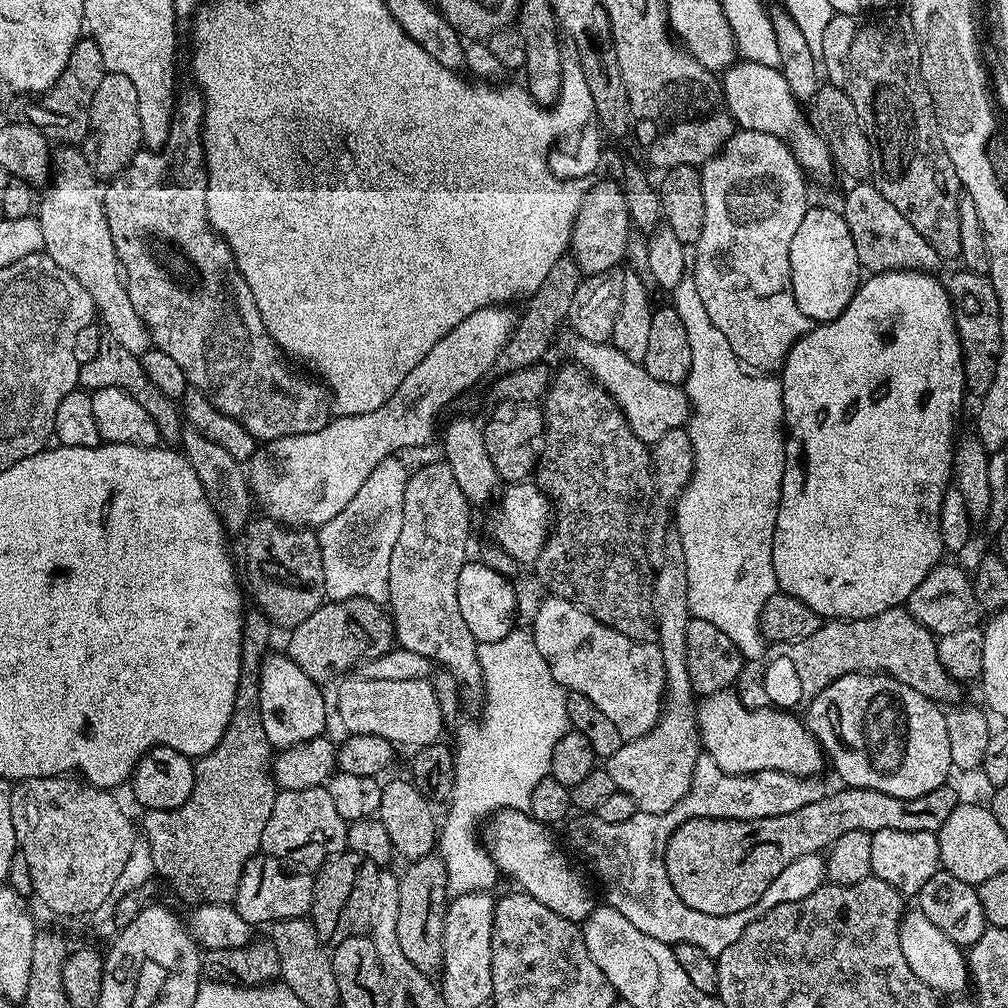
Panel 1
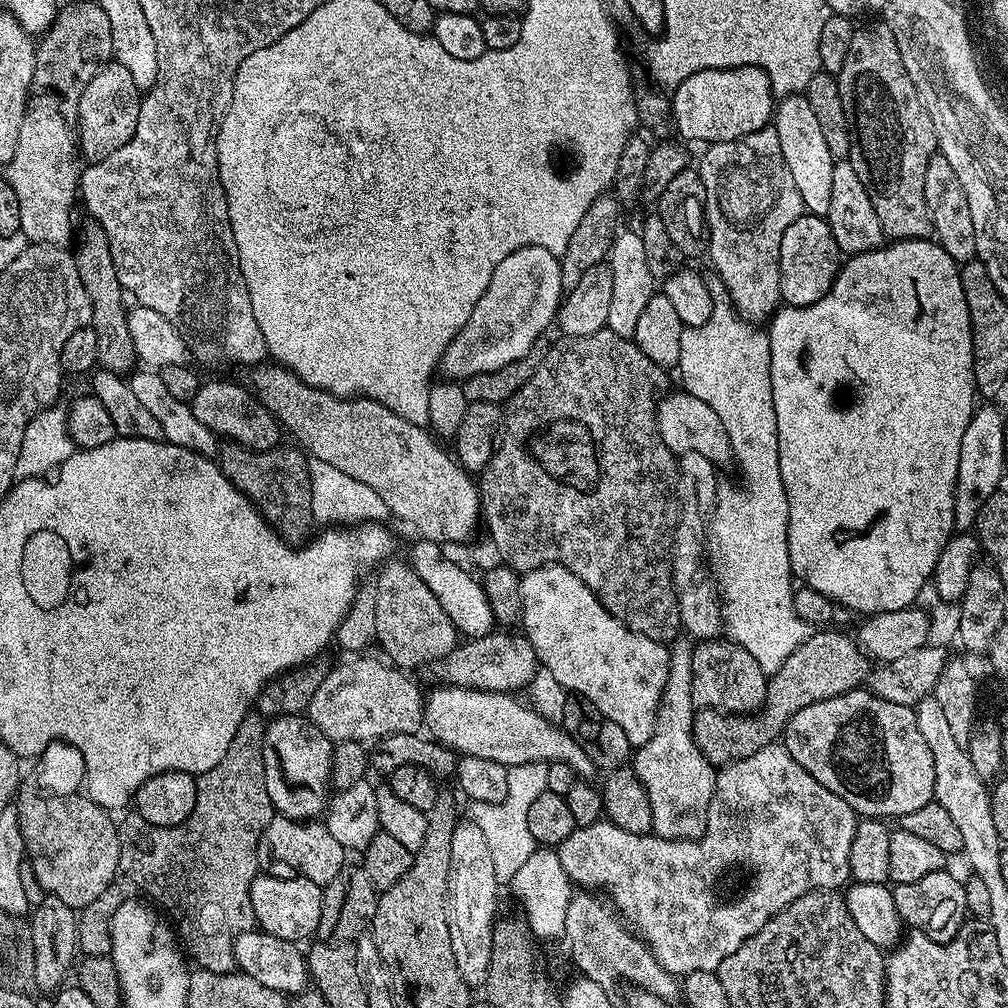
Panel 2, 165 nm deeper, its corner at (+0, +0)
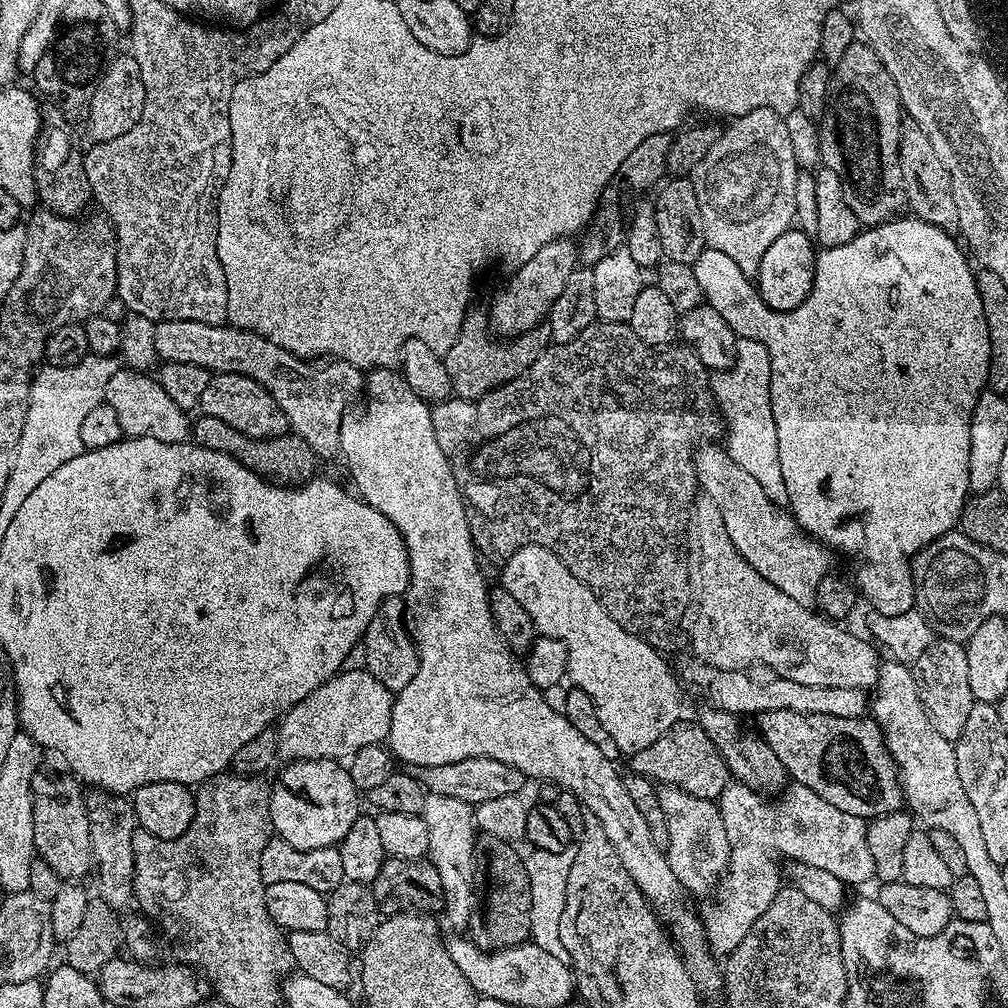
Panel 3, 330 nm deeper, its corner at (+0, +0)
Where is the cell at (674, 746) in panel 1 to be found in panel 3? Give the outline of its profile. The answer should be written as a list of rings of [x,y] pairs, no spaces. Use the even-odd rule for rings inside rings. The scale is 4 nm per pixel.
[[[671,786],[659,789],[658,802],[662,806],[662,814],[666,814],[666,855],[670,870],[674,870],[674,878],[678,878],[680,887],[687,893],[706,895],[712,887],[715,889],[721,883],[728,871],[730,858],[730,842],[726,838],[726,826],[722,822],[719,803],[706,798],[694,798],[694,794],[686,794],[686,790]]]

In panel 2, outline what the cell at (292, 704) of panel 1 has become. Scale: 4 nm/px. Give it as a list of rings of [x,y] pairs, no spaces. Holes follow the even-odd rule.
[[[307,715],[273,716],[267,721],[262,742],[262,762],[266,770],[266,794],[270,794],[273,809],[291,820],[310,820],[325,811],[330,796],[332,778],[333,741],[328,739],[318,726],[314,726]]]

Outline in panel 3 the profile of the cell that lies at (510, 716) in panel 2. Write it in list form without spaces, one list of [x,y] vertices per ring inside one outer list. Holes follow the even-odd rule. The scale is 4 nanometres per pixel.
[[[373,368],[367,373],[363,400],[361,408],[353,407],[340,421],[338,456],[344,459],[356,483],[359,499],[390,518],[398,534],[402,534],[408,551],[408,590],[402,597],[404,623],[416,646],[416,657],[420,660],[414,678],[410,678],[404,689],[395,693],[392,702],[392,721],[386,741],[391,755],[399,763],[401,760],[401,765],[413,764],[423,768],[462,762],[462,758],[494,758],[498,762],[506,762],[506,766],[516,767],[525,778],[532,779],[533,776],[536,782],[552,780],[563,791],[574,793],[584,805],[584,811],[594,814],[594,818],[602,822],[602,830],[606,830],[606,838],[614,842],[614,850],[622,866],[626,866],[626,874],[634,878],[638,890],[642,890],[649,904],[666,919],[674,942],[686,957],[688,970],[697,985],[705,993],[719,993],[722,972],[718,964],[716,968],[717,961],[709,954],[703,921],[684,905],[686,892],[680,887],[678,878],[674,878],[674,870],[670,870],[665,849],[650,838],[650,826],[646,826],[630,794],[626,794],[624,776],[616,773],[617,765],[608,760],[606,754],[590,742],[590,738],[582,738],[582,734],[570,726],[563,712],[555,712],[546,706],[543,691],[532,685],[523,663],[504,643],[494,626],[488,601],[490,588],[484,585],[484,576],[480,573],[481,561],[470,534],[468,509],[460,497],[453,461],[449,453],[438,446],[438,438],[434,438],[431,407],[418,398],[403,375],[392,368]]]

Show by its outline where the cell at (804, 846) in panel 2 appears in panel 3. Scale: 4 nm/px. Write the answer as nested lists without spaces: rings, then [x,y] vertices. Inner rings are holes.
[[[732,782],[725,788],[718,801],[722,822],[726,826],[726,838],[730,842],[730,858],[728,871],[719,889],[720,905],[702,916],[709,949],[717,957],[726,958],[734,951],[738,942],[742,942],[742,938],[746,938],[746,934],[756,925],[758,918],[762,918],[766,906],[770,906],[770,902],[774,902],[774,898],[780,893],[782,881],[780,868],[776,865],[779,856],[785,856],[788,862],[818,866],[818,870],[830,870],[830,874],[834,874],[846,886],[864,884],[868,879],[871,881],[875,877],[874,858],[870,858],[870,846],[866,846],[868,826],[865,817],[846,814],[846,810],[830,806],[826,798],[795,782],[789,783],[783,789],[780,798],[780,808],[775,808],[774,805],[767,804],[764,801],[767,799],[749,784]]]

